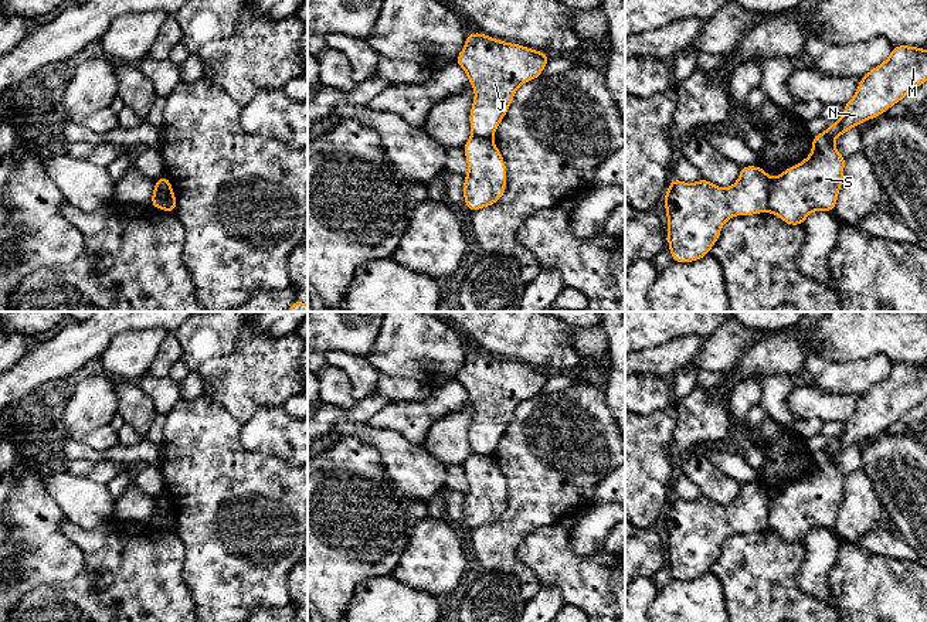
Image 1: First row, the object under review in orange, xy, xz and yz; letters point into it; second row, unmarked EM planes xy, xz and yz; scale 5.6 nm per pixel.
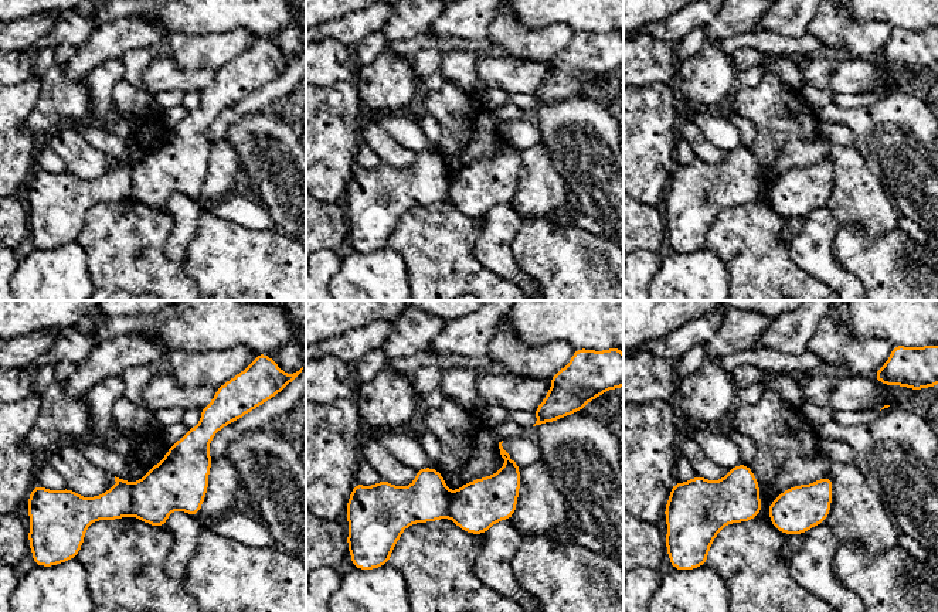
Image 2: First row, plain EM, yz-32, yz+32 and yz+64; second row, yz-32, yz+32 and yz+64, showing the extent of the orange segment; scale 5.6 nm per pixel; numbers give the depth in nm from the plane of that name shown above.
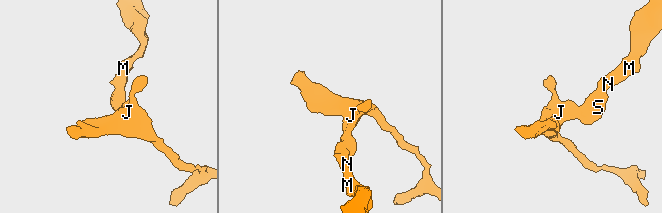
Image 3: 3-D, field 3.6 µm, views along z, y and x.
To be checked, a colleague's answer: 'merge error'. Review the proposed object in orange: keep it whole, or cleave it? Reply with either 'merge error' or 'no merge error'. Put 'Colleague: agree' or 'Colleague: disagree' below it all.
merge error
Colleague: agree

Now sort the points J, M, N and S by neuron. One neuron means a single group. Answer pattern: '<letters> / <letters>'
J / M N S

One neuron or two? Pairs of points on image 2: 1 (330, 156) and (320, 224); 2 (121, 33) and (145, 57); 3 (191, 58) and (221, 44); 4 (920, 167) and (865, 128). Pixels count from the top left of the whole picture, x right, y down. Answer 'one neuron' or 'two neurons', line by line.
1: two neurons
2: two neurons
3: one neuron
4: one neuron

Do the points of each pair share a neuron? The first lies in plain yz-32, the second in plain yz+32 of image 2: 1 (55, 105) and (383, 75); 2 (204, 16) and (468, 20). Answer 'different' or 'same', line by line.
1: same
2: different

